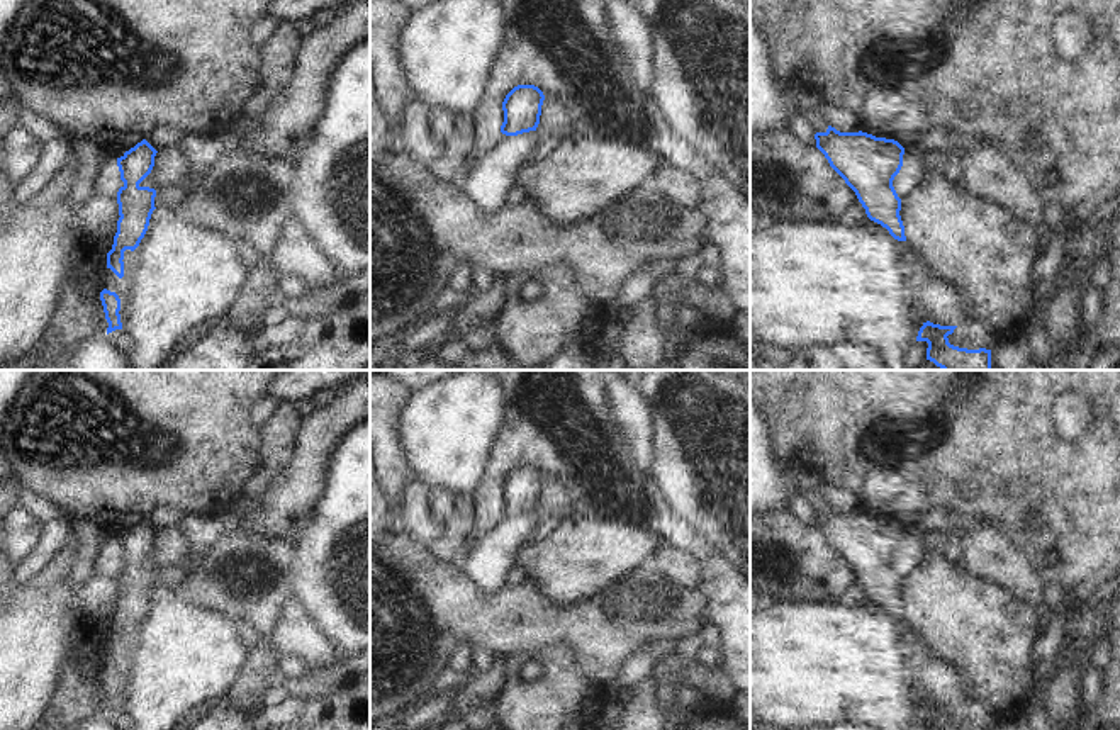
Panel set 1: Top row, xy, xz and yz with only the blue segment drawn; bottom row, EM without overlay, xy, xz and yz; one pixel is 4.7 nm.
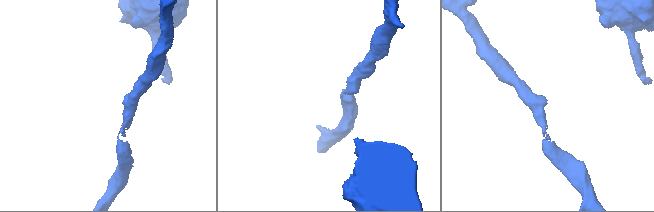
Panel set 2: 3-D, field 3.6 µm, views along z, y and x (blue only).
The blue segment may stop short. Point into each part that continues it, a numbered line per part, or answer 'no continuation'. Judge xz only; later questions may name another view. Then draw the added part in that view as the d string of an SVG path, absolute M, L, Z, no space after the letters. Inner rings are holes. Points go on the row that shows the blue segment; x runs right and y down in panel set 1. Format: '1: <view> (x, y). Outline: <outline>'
1: xz (494, 174). Outline: M536 131L518 136L501 132L496 146L477 160L463 180L458 180L460 188L482 214L504 209L506 194L516 185L516 173L528 161L536 141Z

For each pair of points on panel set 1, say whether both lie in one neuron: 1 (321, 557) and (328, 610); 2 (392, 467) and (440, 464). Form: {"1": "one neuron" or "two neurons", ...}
{"1": "one neuron", "2": "two neurons"}

